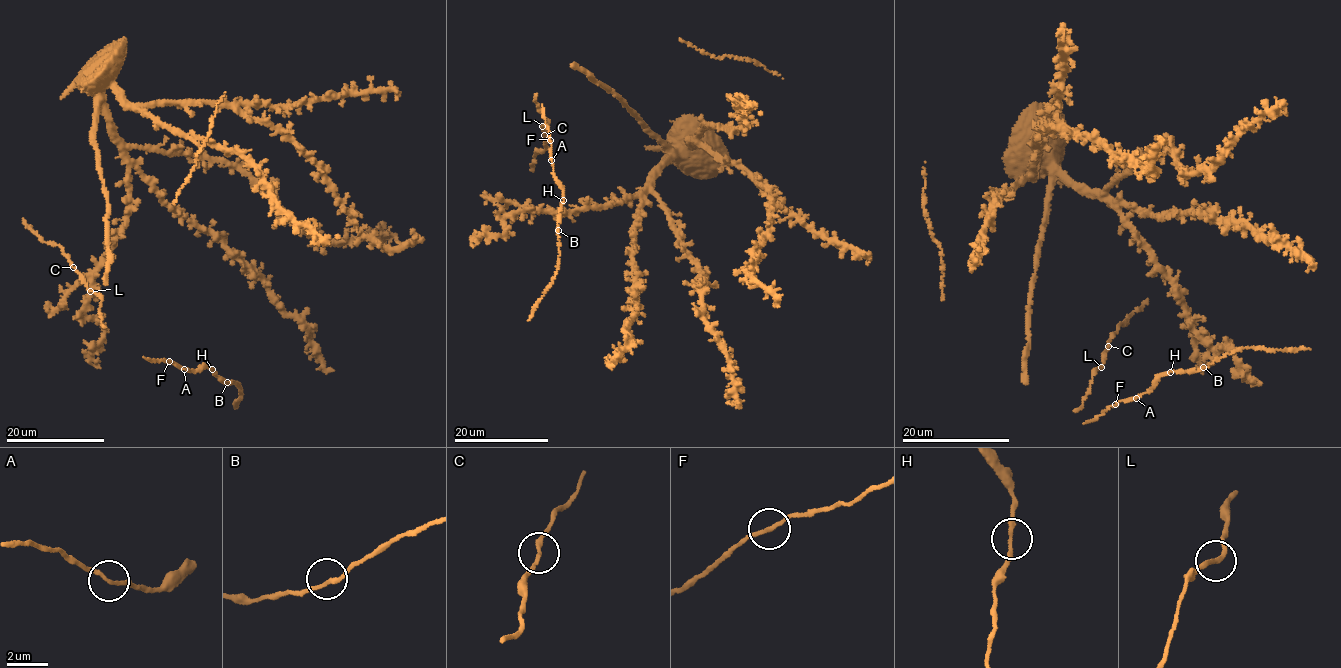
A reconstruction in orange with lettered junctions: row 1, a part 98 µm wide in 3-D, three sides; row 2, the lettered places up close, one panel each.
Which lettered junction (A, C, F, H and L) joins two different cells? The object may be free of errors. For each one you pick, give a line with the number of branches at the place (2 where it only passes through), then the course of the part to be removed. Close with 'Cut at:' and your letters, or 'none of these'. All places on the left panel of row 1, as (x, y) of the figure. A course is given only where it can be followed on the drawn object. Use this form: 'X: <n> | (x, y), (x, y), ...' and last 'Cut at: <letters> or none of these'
Cut at: none of these

